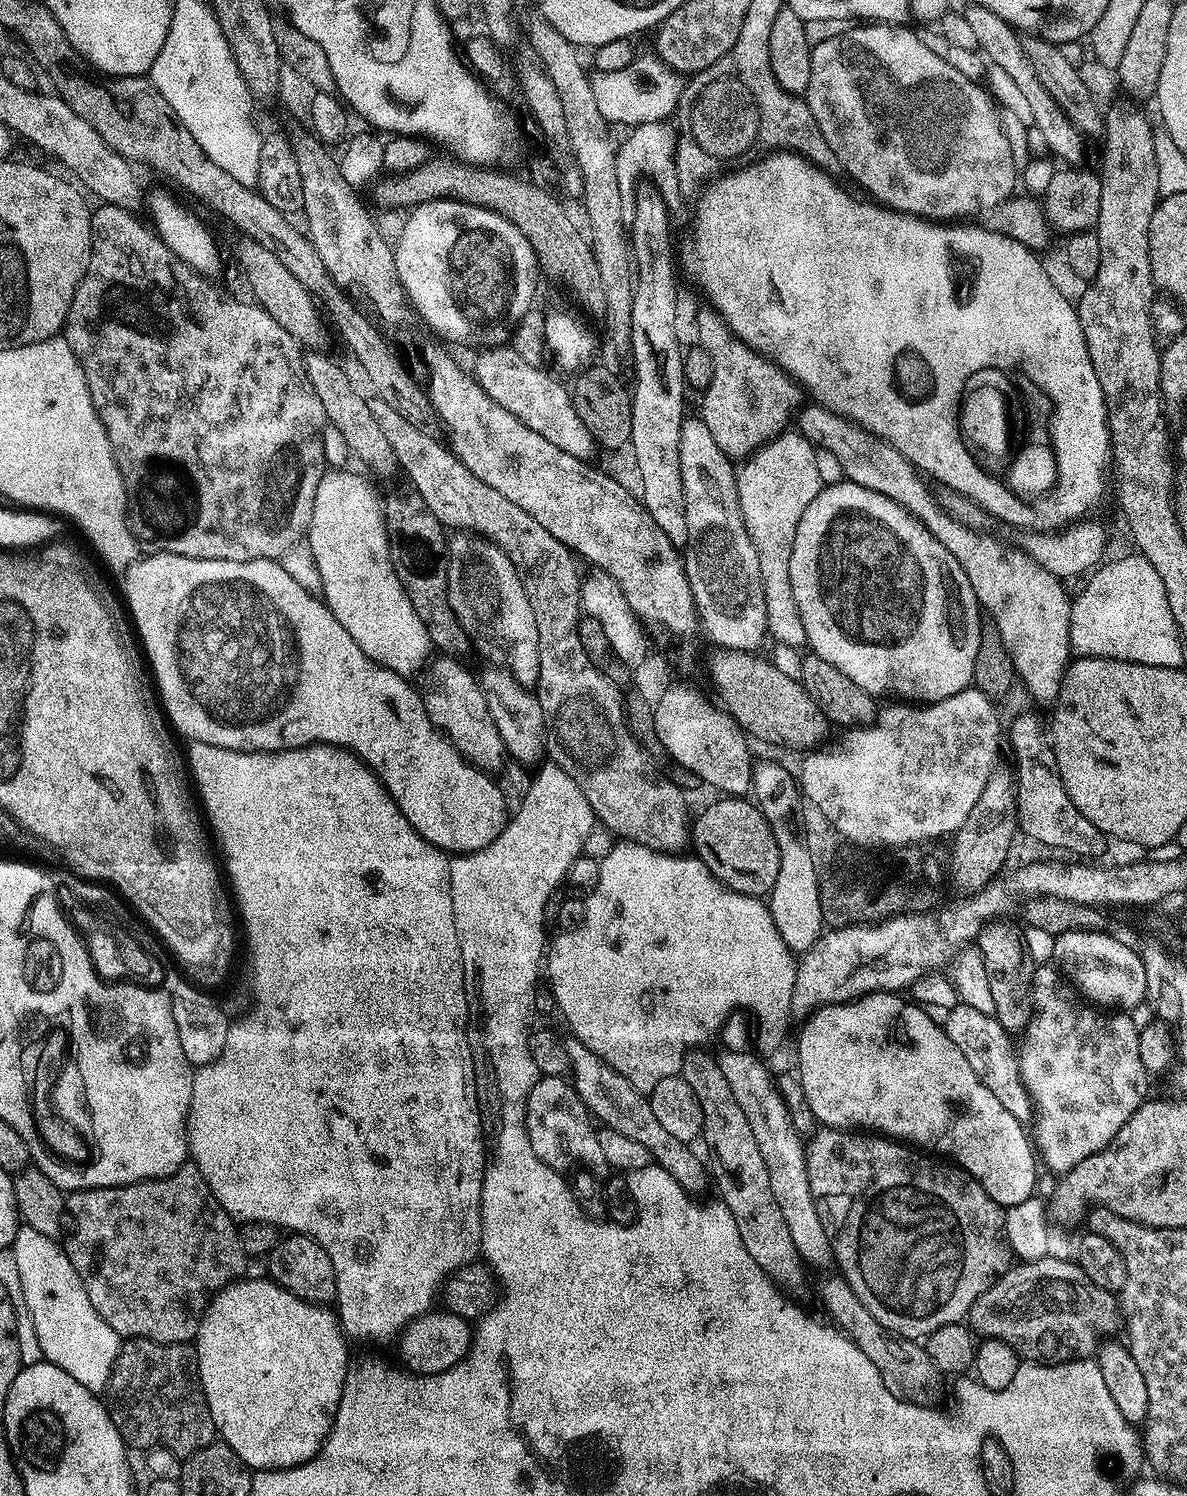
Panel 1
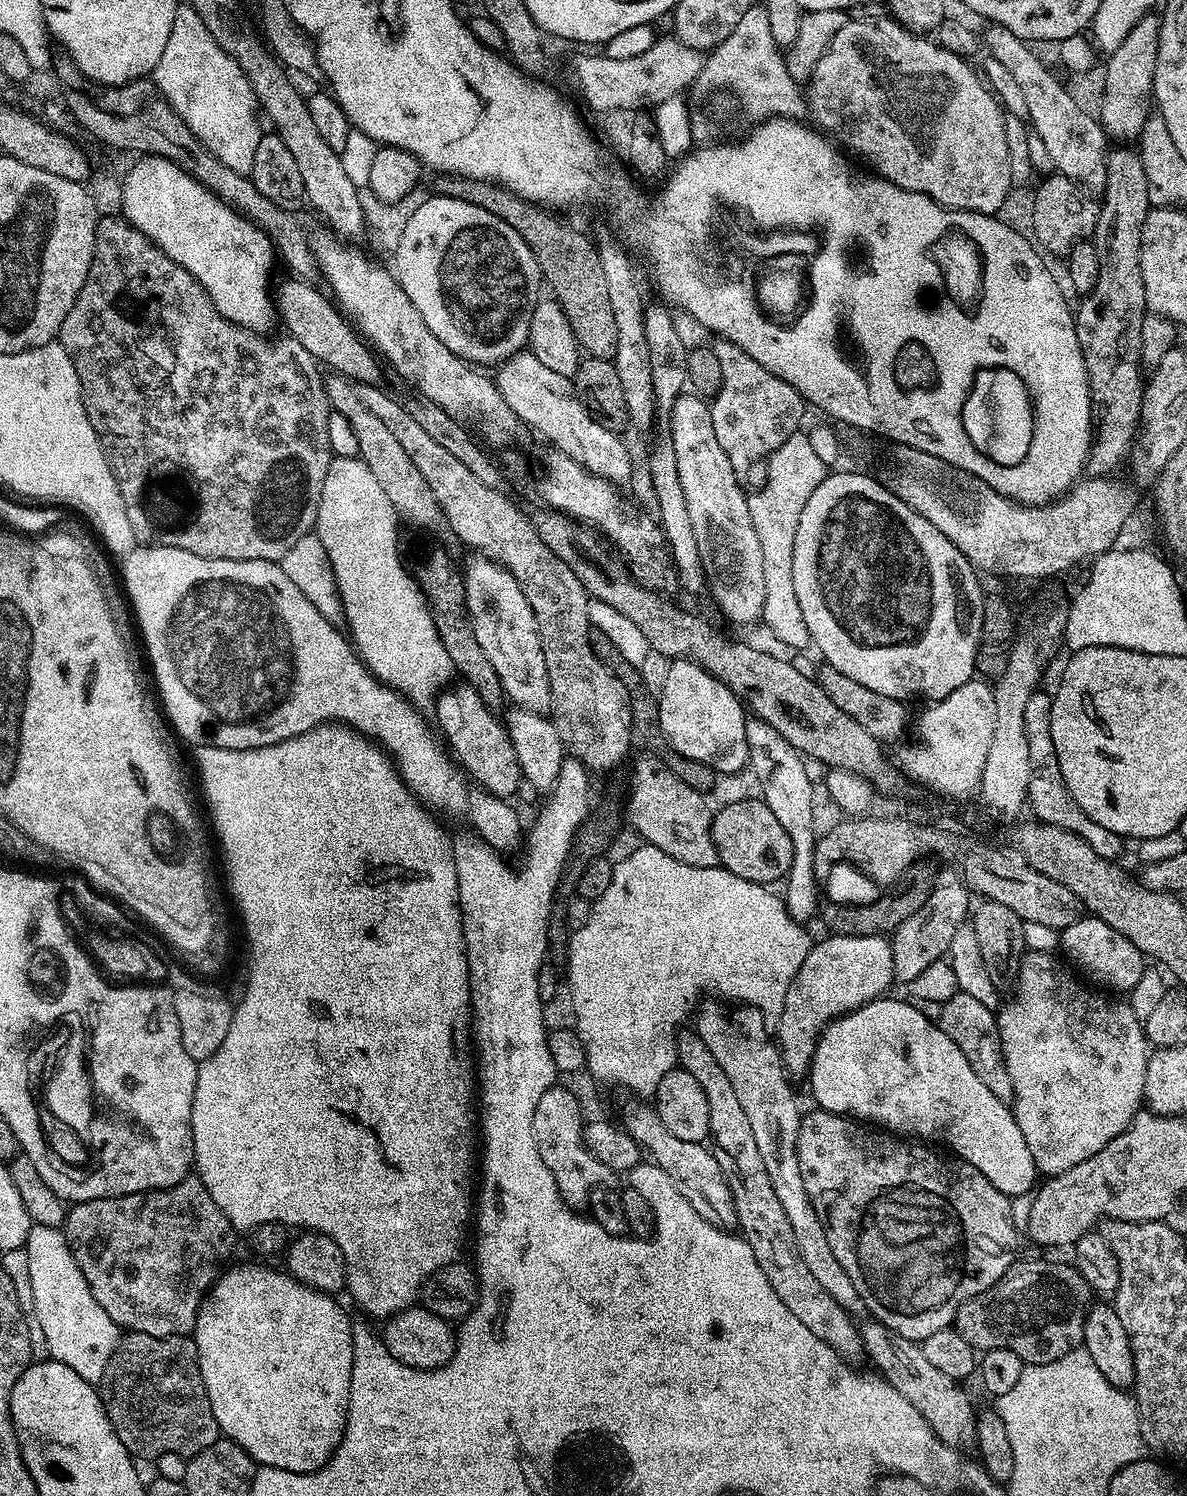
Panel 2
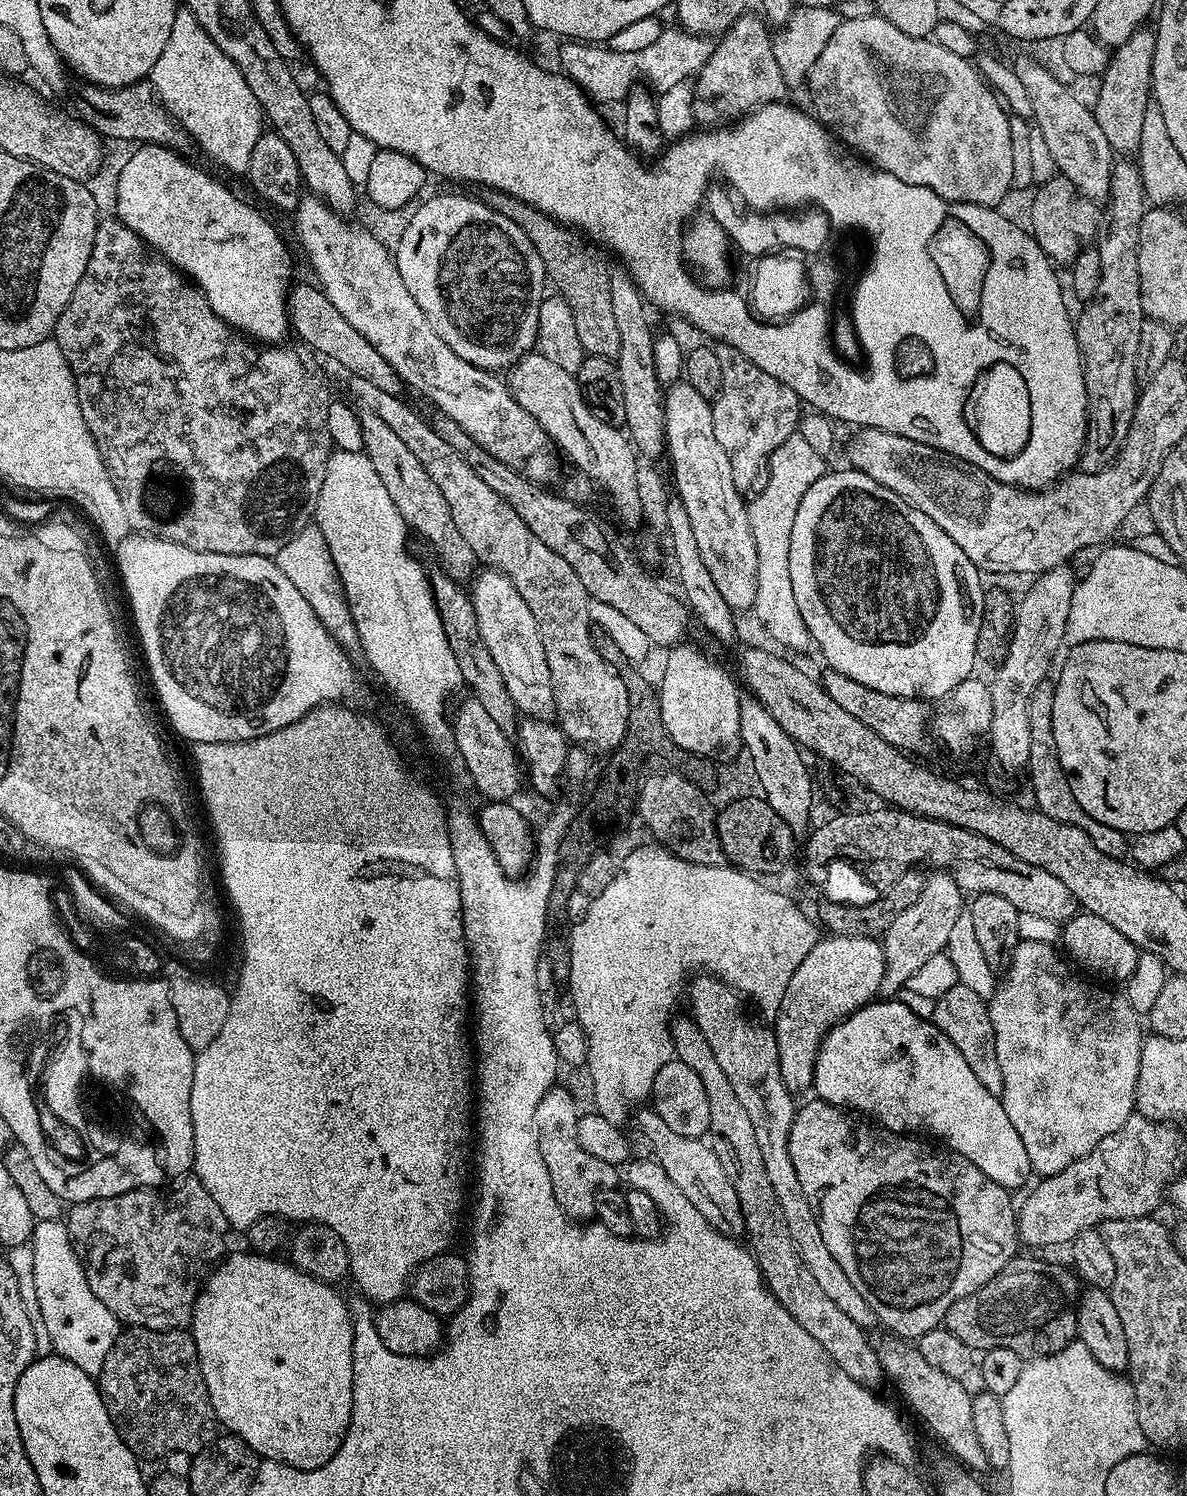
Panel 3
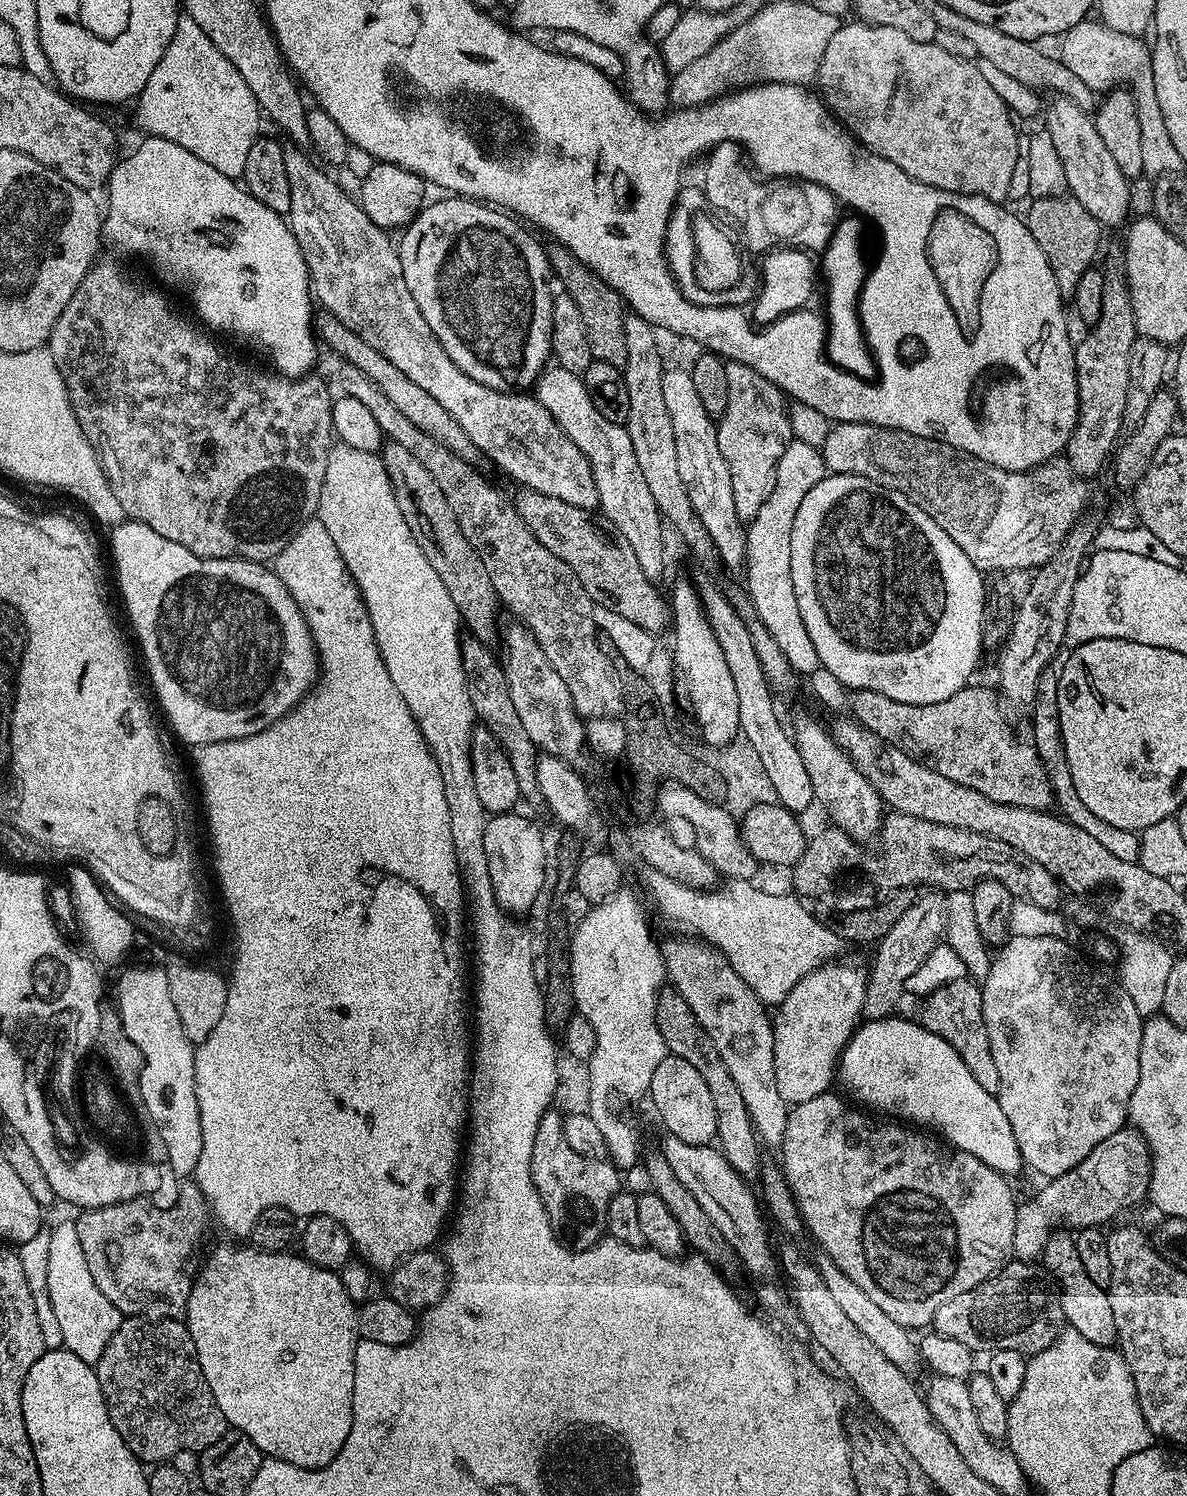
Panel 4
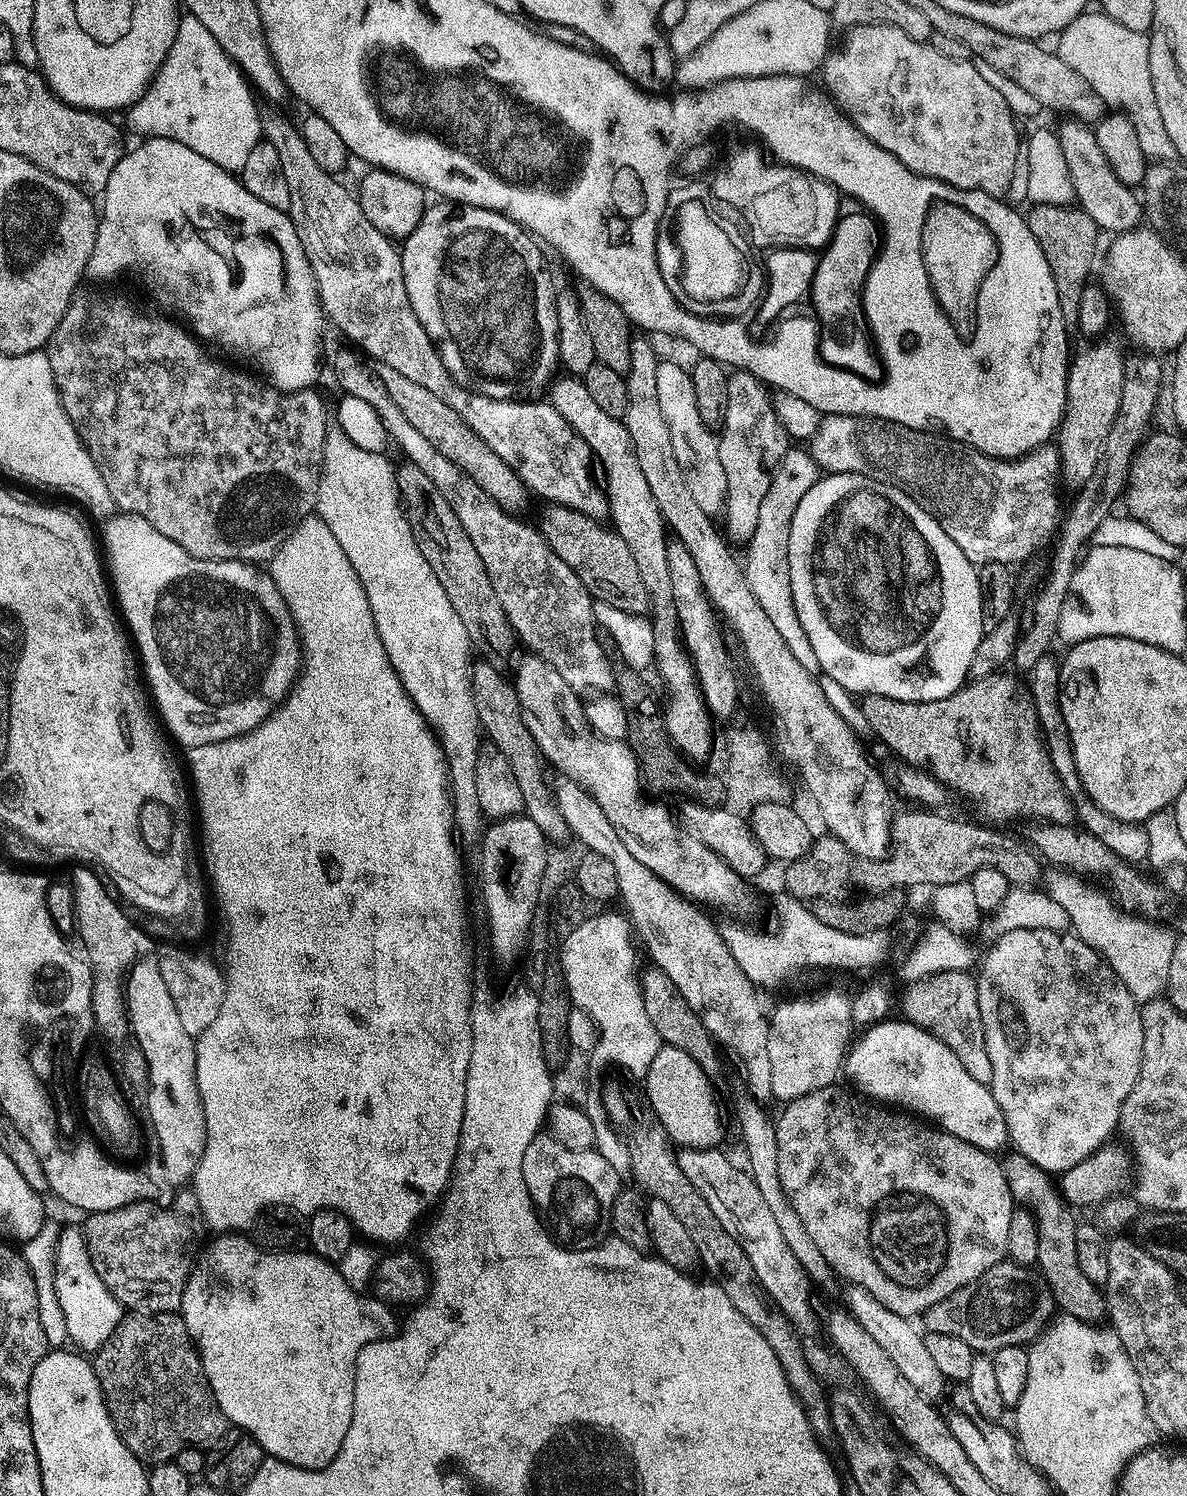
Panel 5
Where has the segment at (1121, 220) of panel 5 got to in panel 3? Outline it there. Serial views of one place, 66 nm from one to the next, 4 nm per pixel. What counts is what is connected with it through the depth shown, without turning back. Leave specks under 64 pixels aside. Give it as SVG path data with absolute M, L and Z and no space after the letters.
M1030 58L1018 59L1012 69L1030 98L1033 123L1036 122L1036 130L1044 137L1059 175L1073 182L1088 200L1097 204L1107 201L1114 153L1110 142L1106 142L1106 134L1099 128L1093 109L1074 96L1048 69Z

